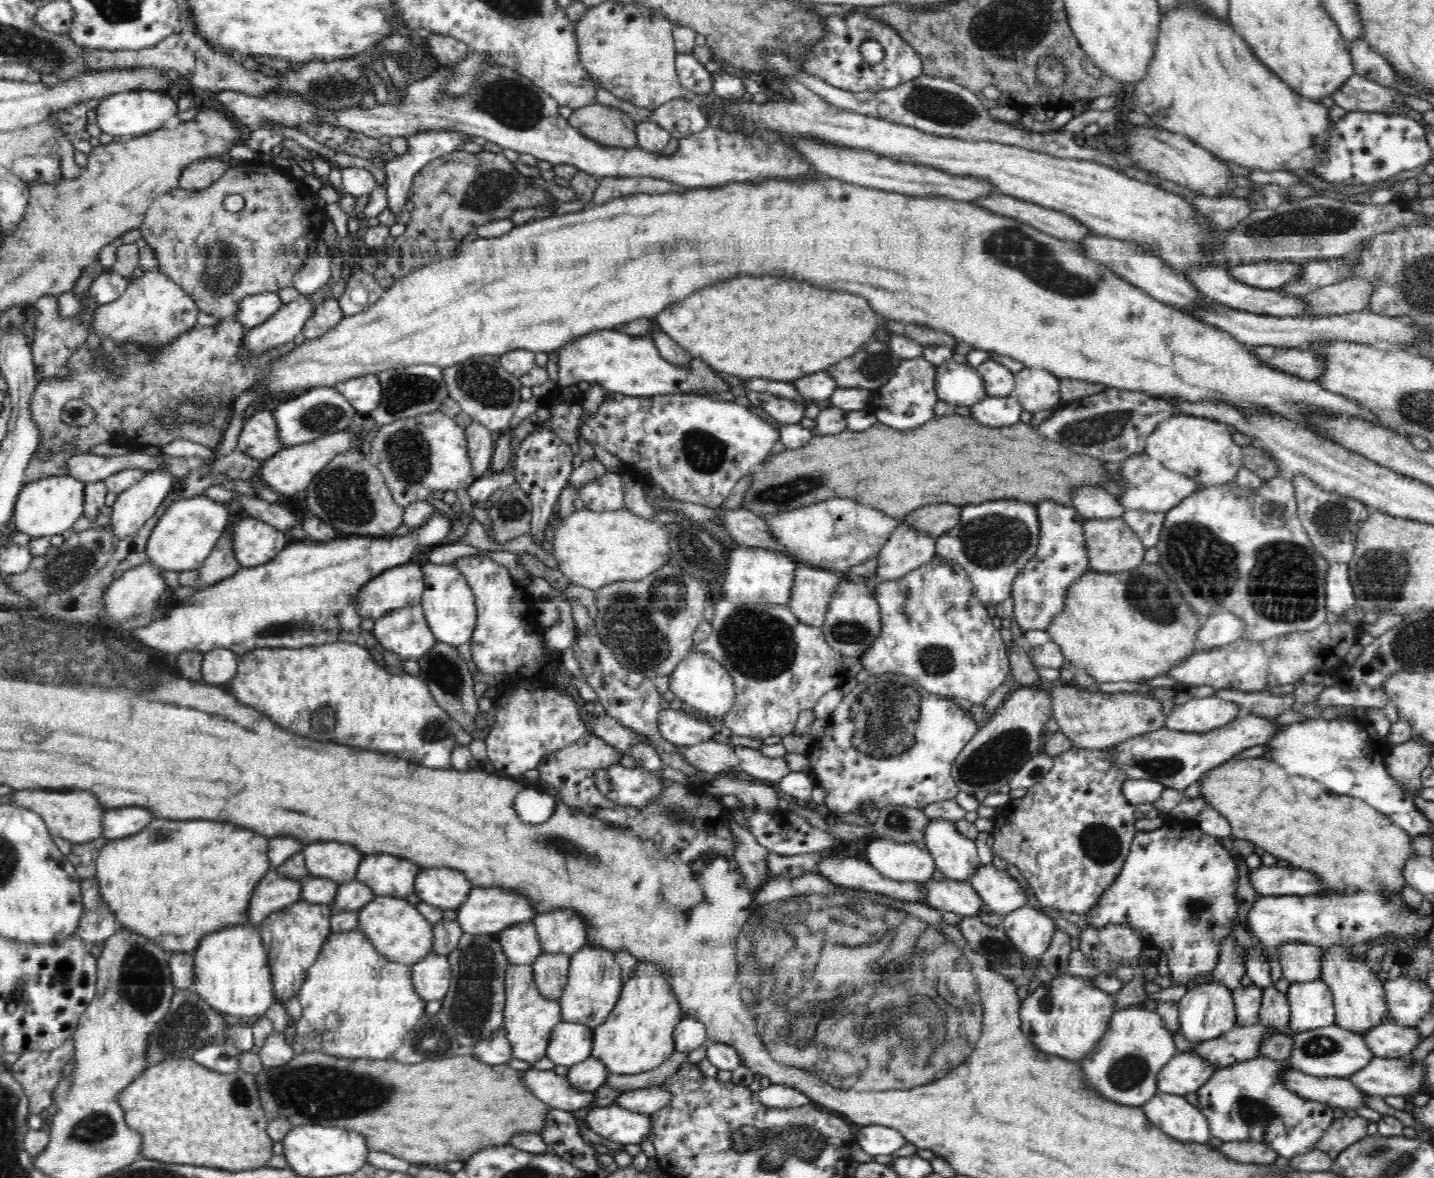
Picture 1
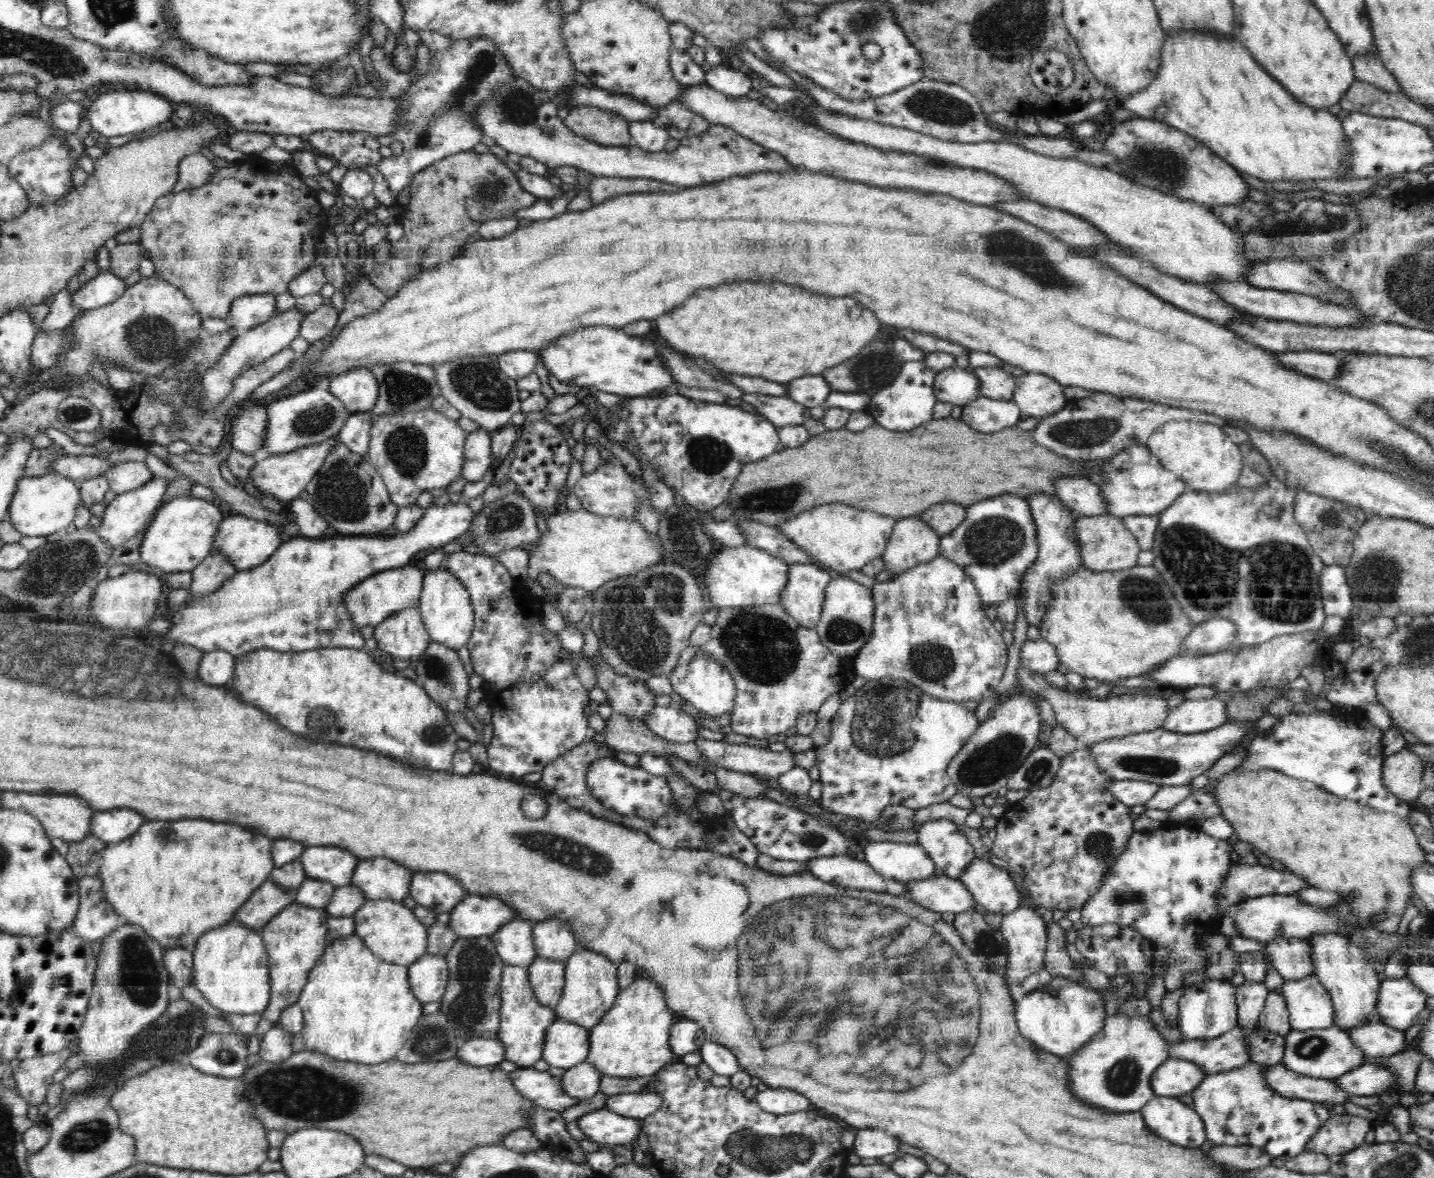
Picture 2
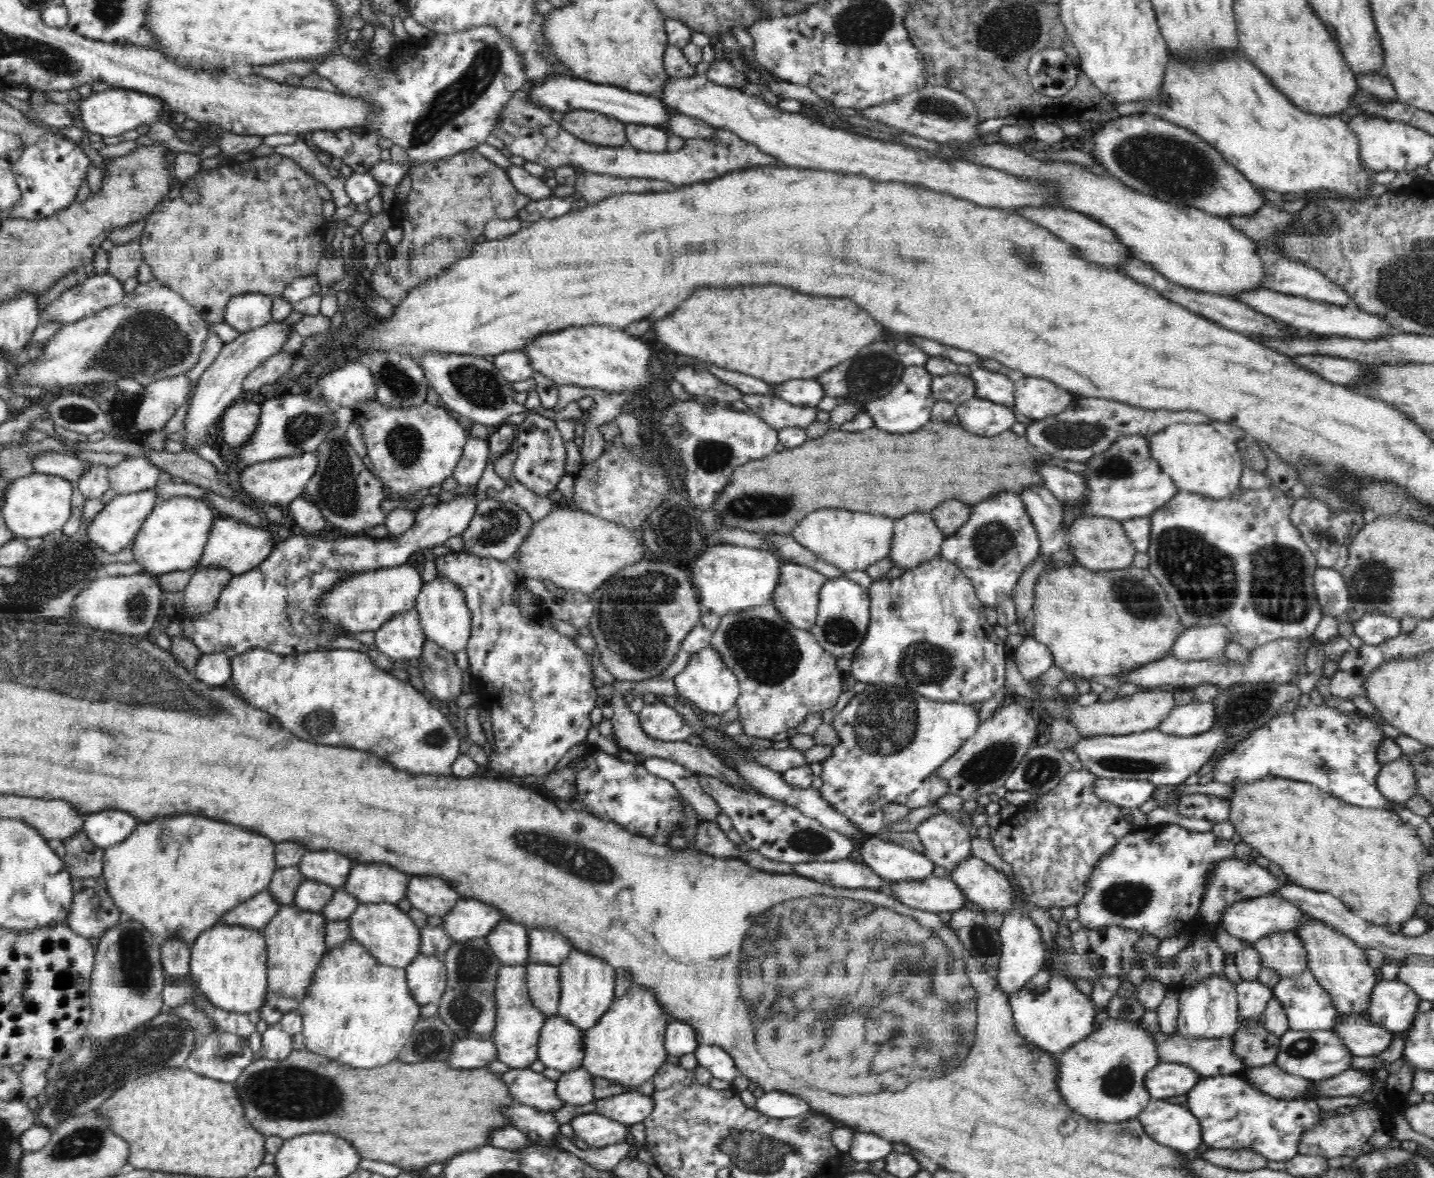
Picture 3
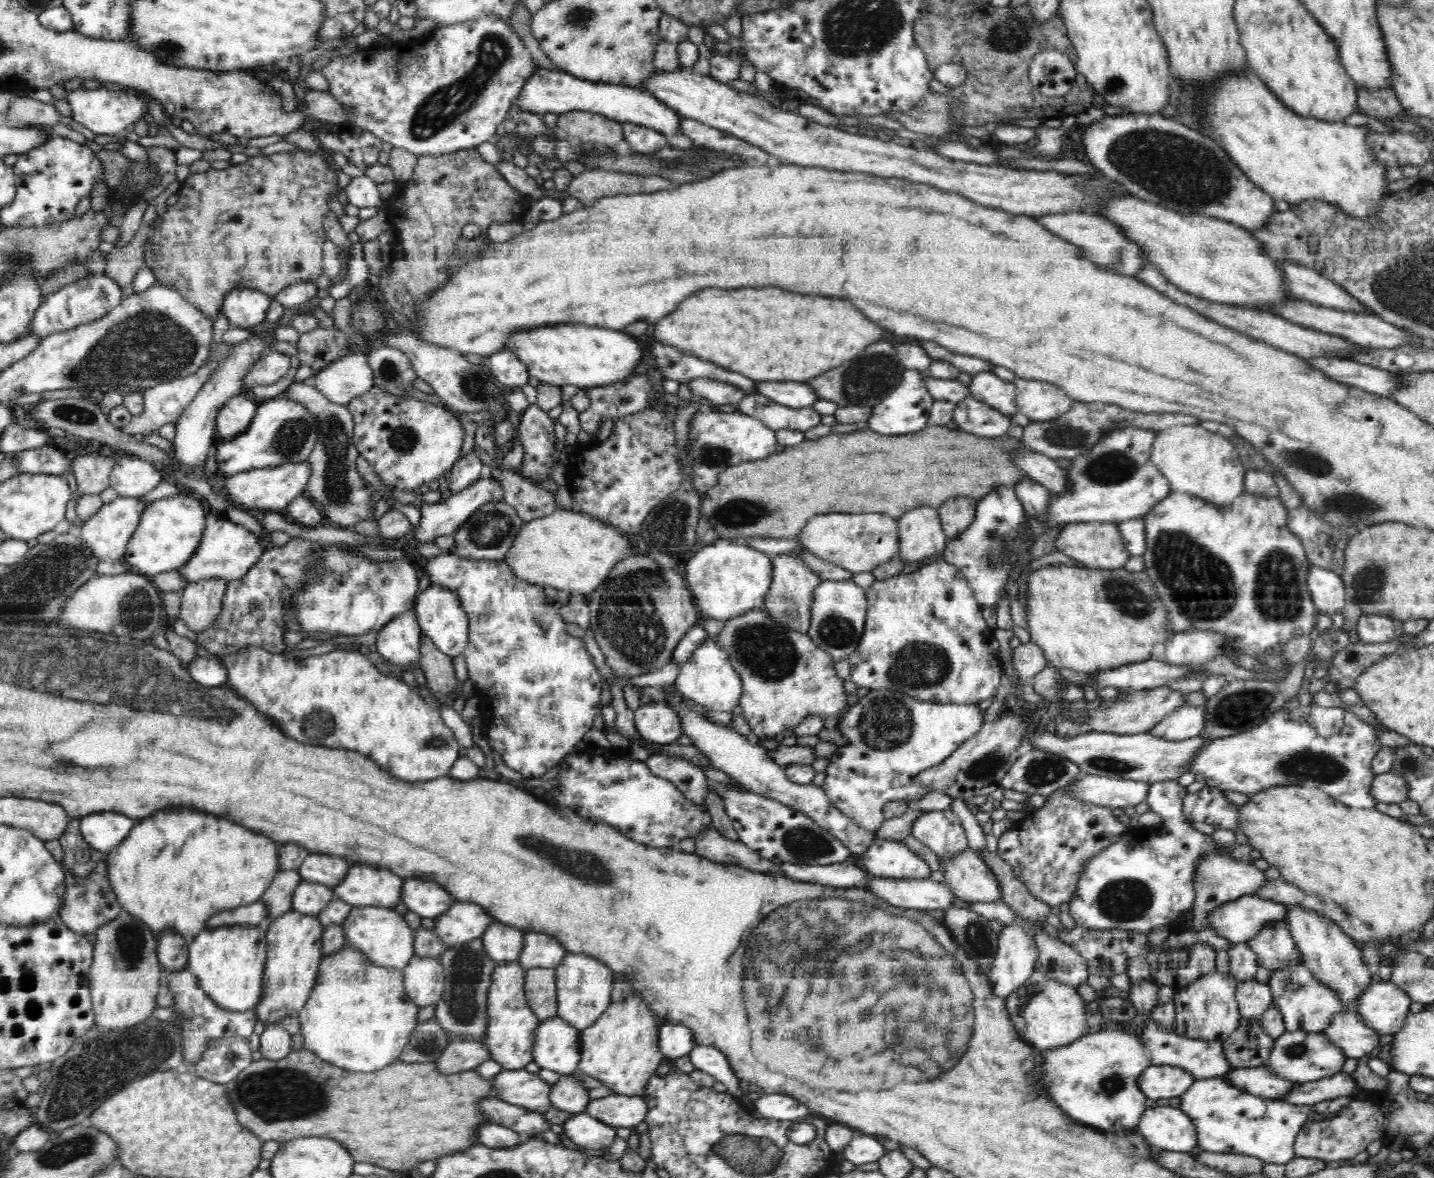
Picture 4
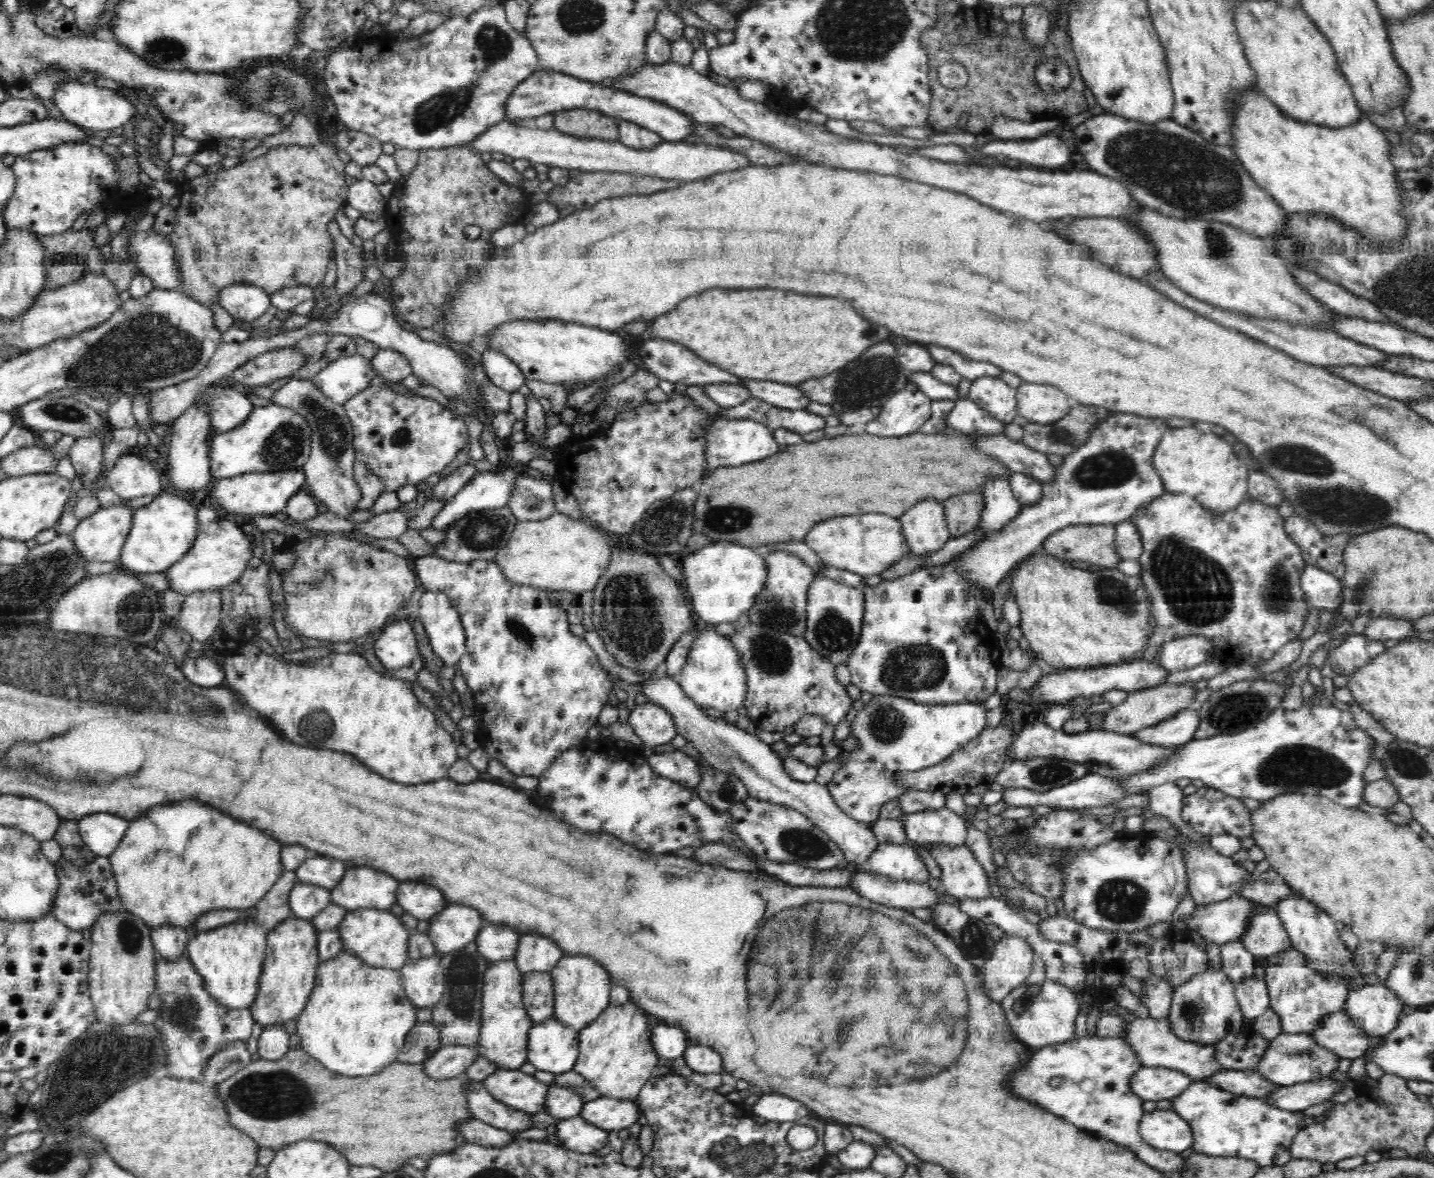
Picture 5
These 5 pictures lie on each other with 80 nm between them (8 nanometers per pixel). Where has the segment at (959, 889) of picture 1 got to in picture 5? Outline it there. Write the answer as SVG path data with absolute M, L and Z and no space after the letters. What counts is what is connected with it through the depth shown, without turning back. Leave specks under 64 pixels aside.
M858 871L857 876L854 877L853 882L848 887L850 887L854 891L857 891L858 894L864 895L872 902L880 902L884 906L898 907L902 909L912 909L912 908L930 908L936 905L946 904L946 903L940 903L942 902L942 897L938 895L936 889L933 889L928 885L928 882L916 883L916 882L909 882L904 880L895 880L895 879L890 879L889 877L875 875L874 873L870 873L868 871L867 872Z

